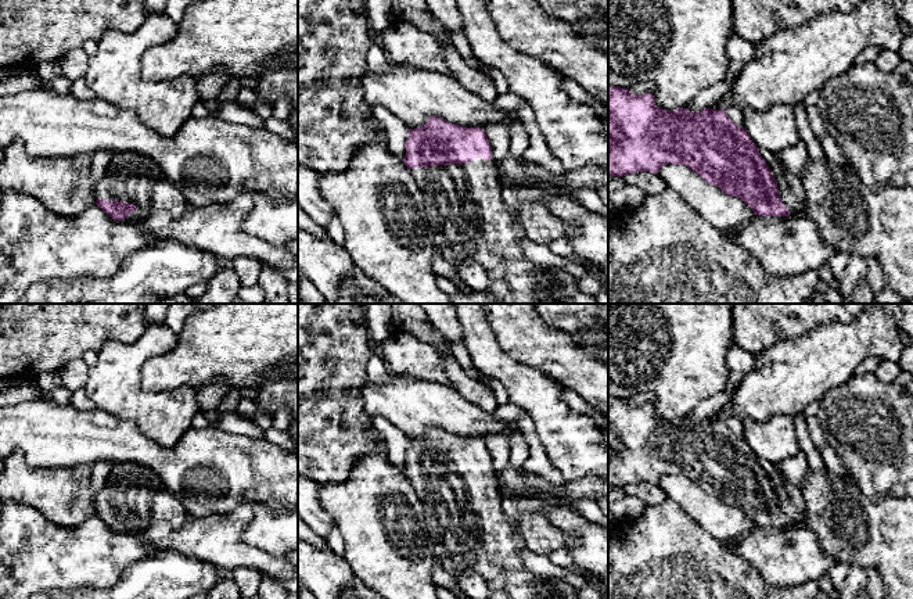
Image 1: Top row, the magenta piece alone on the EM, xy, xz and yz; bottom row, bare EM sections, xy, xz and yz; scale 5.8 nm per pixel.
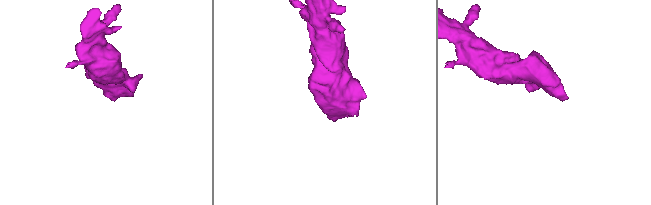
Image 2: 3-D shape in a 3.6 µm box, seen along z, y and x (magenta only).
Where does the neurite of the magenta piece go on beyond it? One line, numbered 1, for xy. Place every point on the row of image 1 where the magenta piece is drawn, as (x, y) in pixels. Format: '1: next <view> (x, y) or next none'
1: next none

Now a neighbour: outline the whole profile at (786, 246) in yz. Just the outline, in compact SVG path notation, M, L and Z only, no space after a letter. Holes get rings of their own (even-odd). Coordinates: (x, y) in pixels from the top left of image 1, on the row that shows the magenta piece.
M758 216L726 236L750 251L763 270L774 276L795 276L819 270L835 250L827 244L808 216Z

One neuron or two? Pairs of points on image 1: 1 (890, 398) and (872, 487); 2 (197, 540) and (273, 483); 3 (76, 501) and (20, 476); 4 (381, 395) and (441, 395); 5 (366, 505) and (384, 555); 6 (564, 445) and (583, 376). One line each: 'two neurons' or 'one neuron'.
1: one neuron
2: two neurons
3: one neuron
4: one neuron
5: one neuron
6: two neurons

